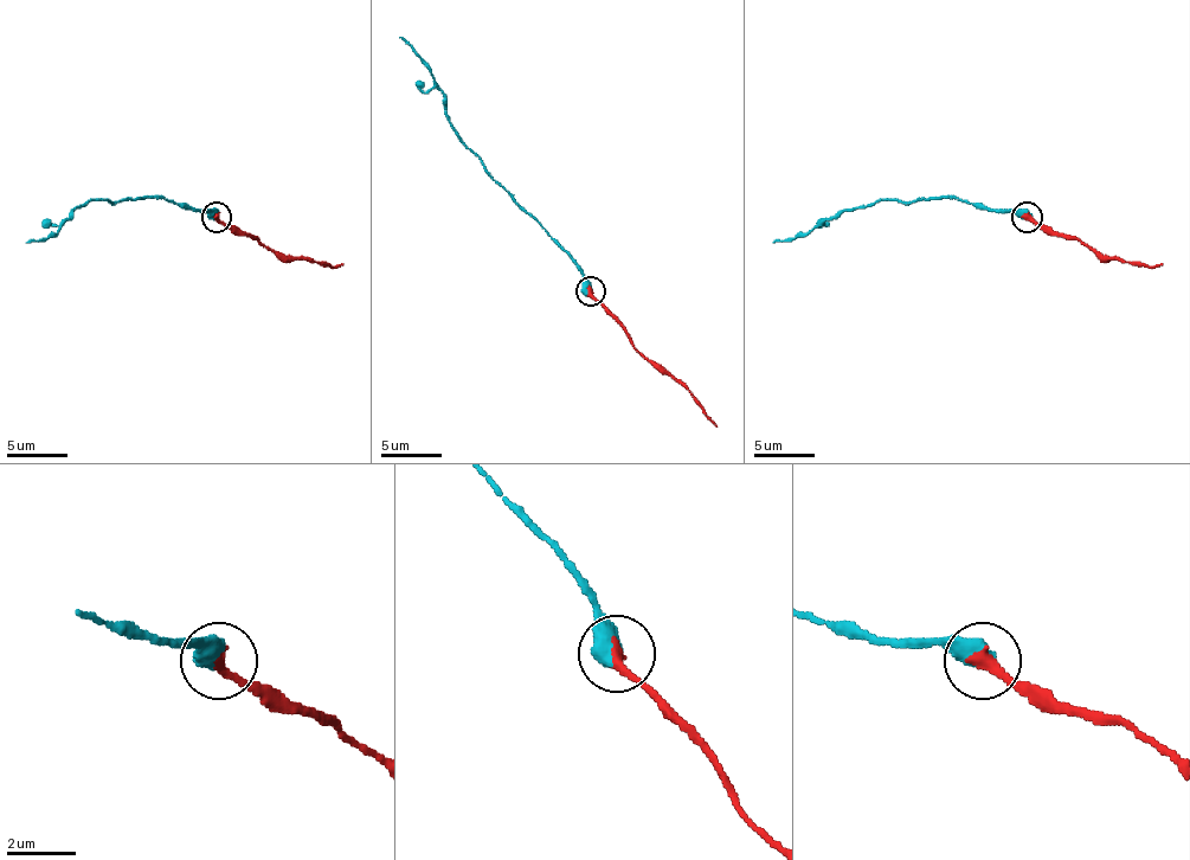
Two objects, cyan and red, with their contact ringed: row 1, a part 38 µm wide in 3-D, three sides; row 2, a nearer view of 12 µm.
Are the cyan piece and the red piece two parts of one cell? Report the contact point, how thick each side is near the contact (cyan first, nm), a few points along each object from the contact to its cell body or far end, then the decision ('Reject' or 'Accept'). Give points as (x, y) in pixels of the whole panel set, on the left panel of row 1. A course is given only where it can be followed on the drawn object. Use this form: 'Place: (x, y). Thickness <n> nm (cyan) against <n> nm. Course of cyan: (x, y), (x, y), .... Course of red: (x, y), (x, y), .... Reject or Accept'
Place: (217, 217). Thickness 650 nm (cyan) against 360 nm. Course of cyan: (214, 217), (208, 211), (154, 197), (118, 203), (91, 199), (74, 211), (55, 232), (25, 242). Course of red: (217, 217), (283, 256), (343, 263). Reject

